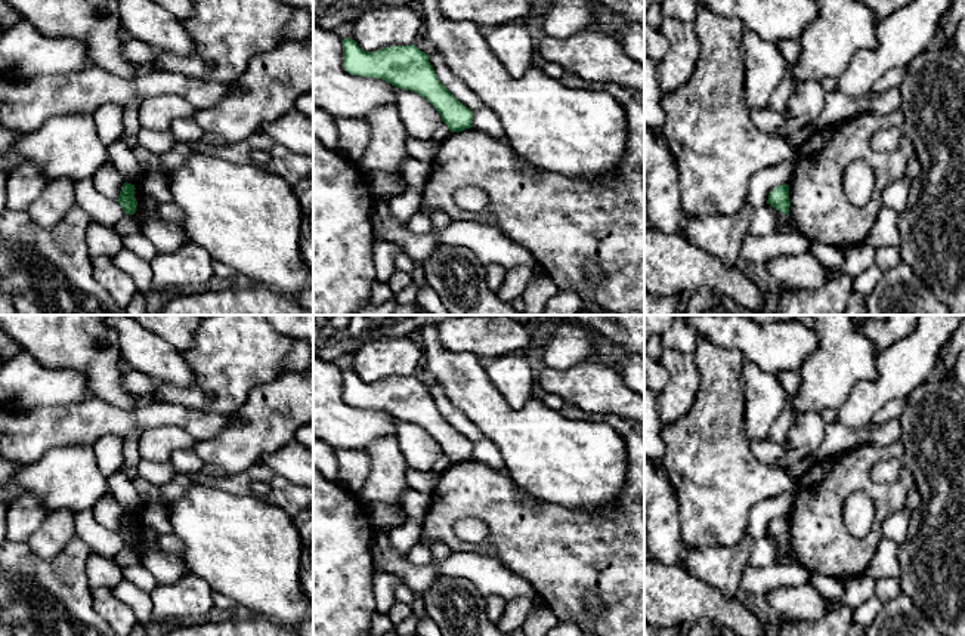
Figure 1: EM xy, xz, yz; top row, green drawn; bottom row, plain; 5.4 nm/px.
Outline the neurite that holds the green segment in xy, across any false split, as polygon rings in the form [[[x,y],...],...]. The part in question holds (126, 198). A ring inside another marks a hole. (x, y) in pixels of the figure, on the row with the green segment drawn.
[[[126,182],[120,191],[117,201],[120,203],[126,214],[134,214],[137,206],[134,189],[134,185]]]

